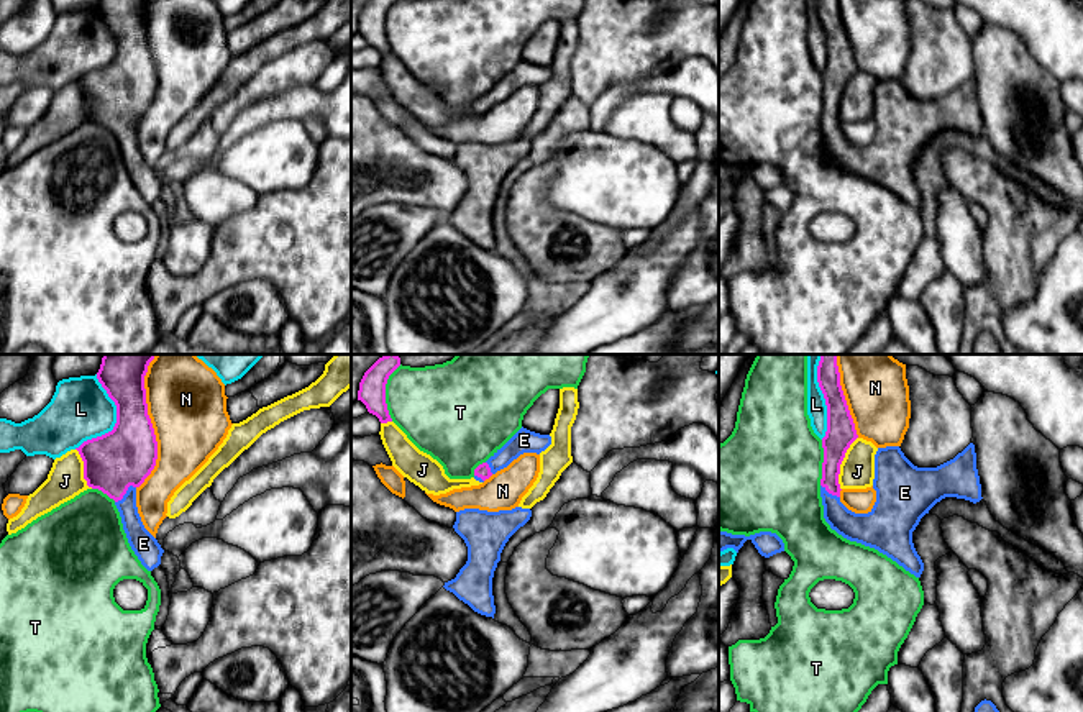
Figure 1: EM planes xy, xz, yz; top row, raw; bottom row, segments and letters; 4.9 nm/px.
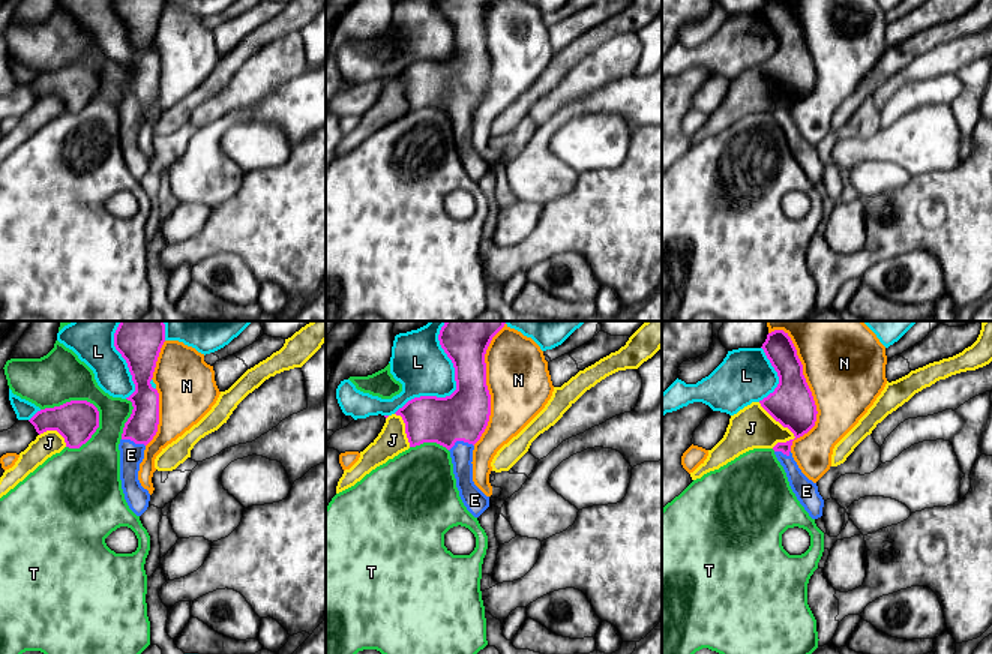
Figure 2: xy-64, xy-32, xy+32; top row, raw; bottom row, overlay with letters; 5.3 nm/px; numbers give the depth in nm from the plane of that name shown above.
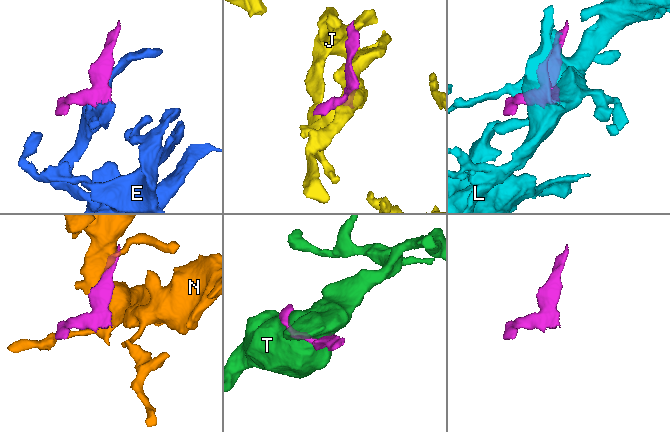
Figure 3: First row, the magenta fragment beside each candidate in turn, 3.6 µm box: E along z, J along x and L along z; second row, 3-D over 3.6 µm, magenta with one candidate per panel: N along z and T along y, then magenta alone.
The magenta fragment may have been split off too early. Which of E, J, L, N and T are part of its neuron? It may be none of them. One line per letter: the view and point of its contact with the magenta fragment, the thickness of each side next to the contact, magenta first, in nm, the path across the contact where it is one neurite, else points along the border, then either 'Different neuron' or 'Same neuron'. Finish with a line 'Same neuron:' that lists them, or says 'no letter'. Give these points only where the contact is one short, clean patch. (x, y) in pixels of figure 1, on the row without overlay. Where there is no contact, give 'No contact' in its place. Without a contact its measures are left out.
E: Touches magenta at xy (125, 125). Thickness 300 nm (magenta) against 120 nm. Path across: xy (125, 89), (125, 125), (132, 158), (140, 173). Same neuron
J: Touches magenta at yz (840, 95). Thickness 150 nm (magenta) against 180 nm. Different neuron
L: Touches magenta at xy (117, 53). Thickness 300 nm (magenta) against 300 nm. Different neuron
N: Touches magenta at xy (153, 61). Thickness 300 nm (magenta) against 380 nm. Different neuron
T: Touches magenta at xz (384, 27). Thickness 130 nm (magenta) against 380 nm. Different neuron
Same neuron: E

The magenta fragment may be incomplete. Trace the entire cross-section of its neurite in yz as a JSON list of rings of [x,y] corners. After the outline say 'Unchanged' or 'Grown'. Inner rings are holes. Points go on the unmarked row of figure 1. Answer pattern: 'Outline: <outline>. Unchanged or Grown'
Outline: [[[817,0],[817,15],[827,38],[827,64],[822,71],[824,95],[820,130],[824,151],[839,167],[886,187],[921,210],[924,195],[912,176],[921,151],[945,130],[980,135],[981,116],[975,77],[937,100],[917,100],[899,79],[878,80],[875,87],[876,135],[868,146],[855,146],[840,135],[840,97],[858,71],[839,0]]]. Grown

